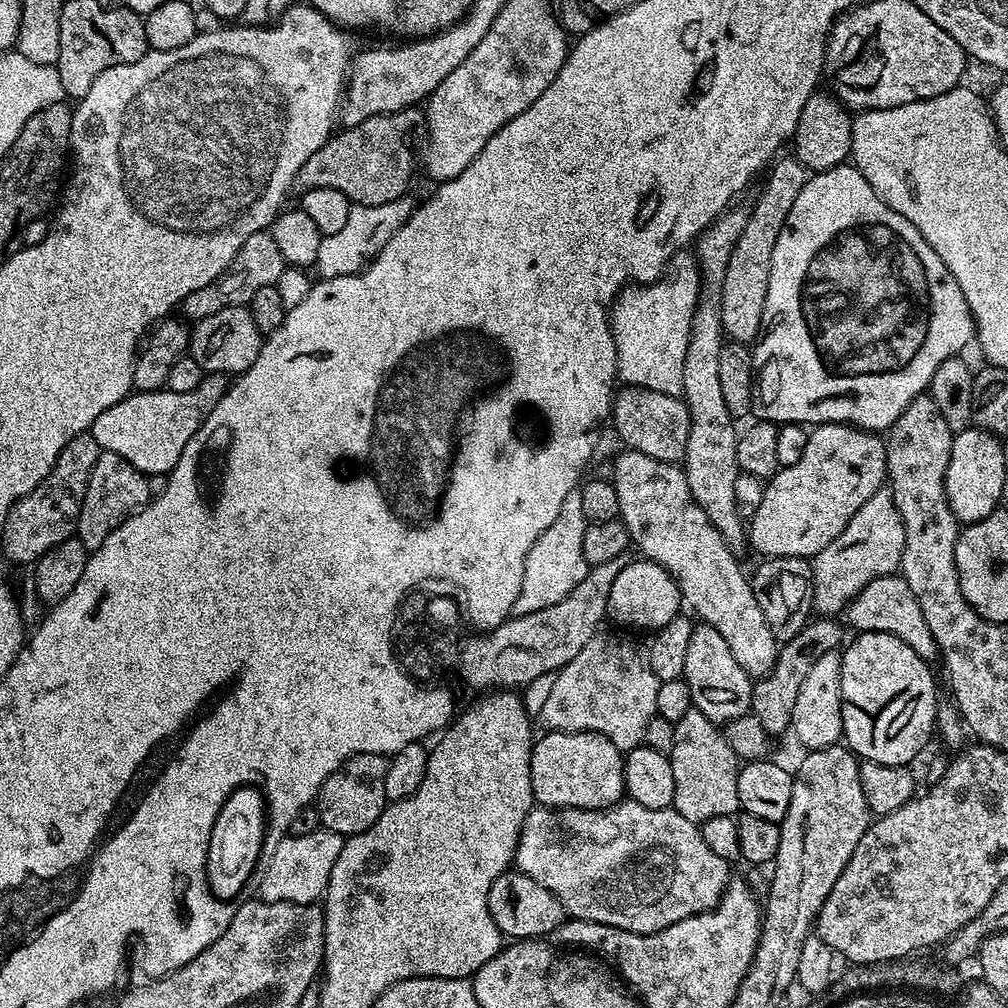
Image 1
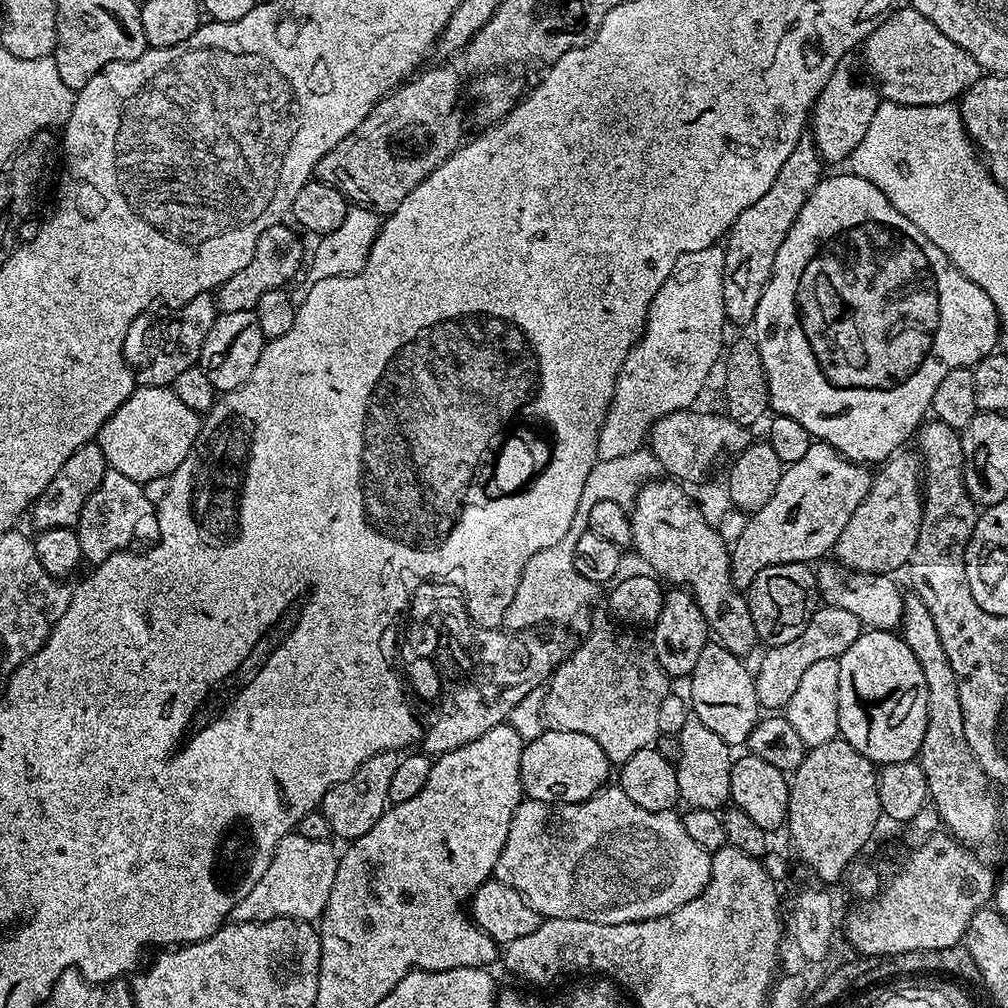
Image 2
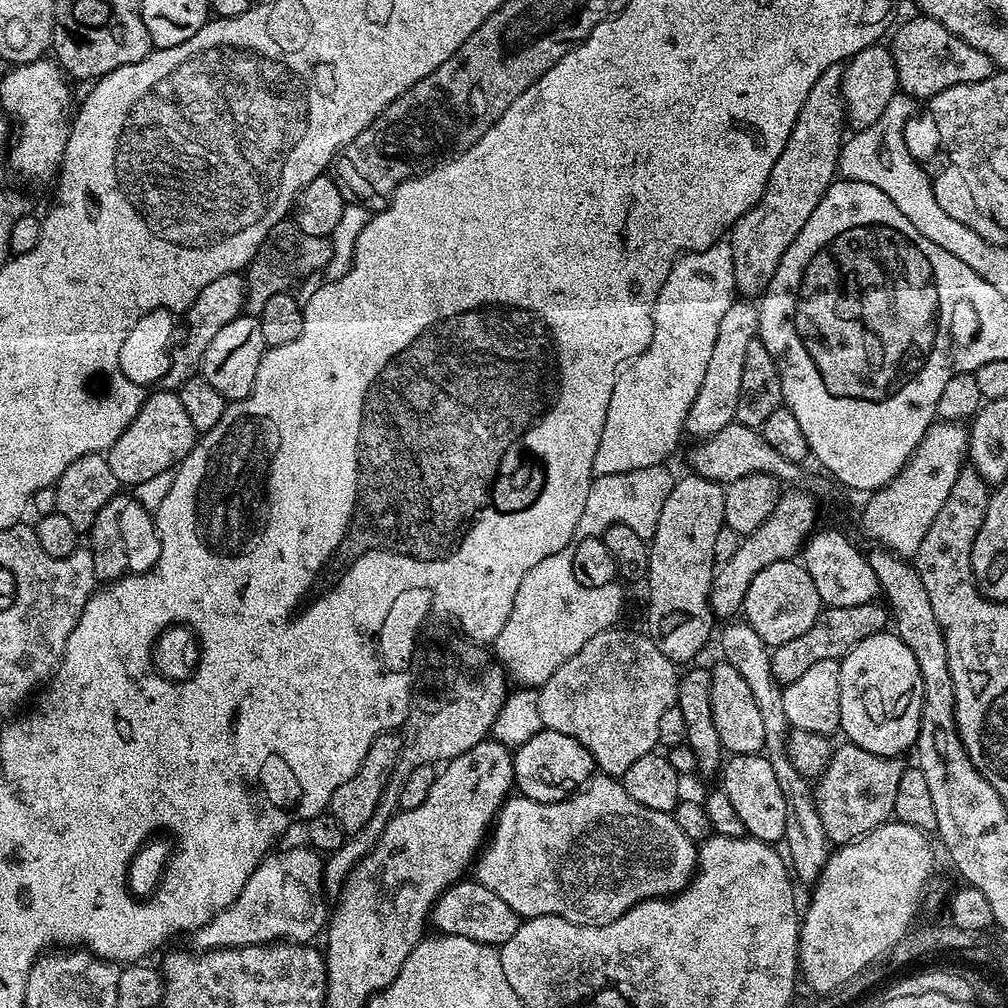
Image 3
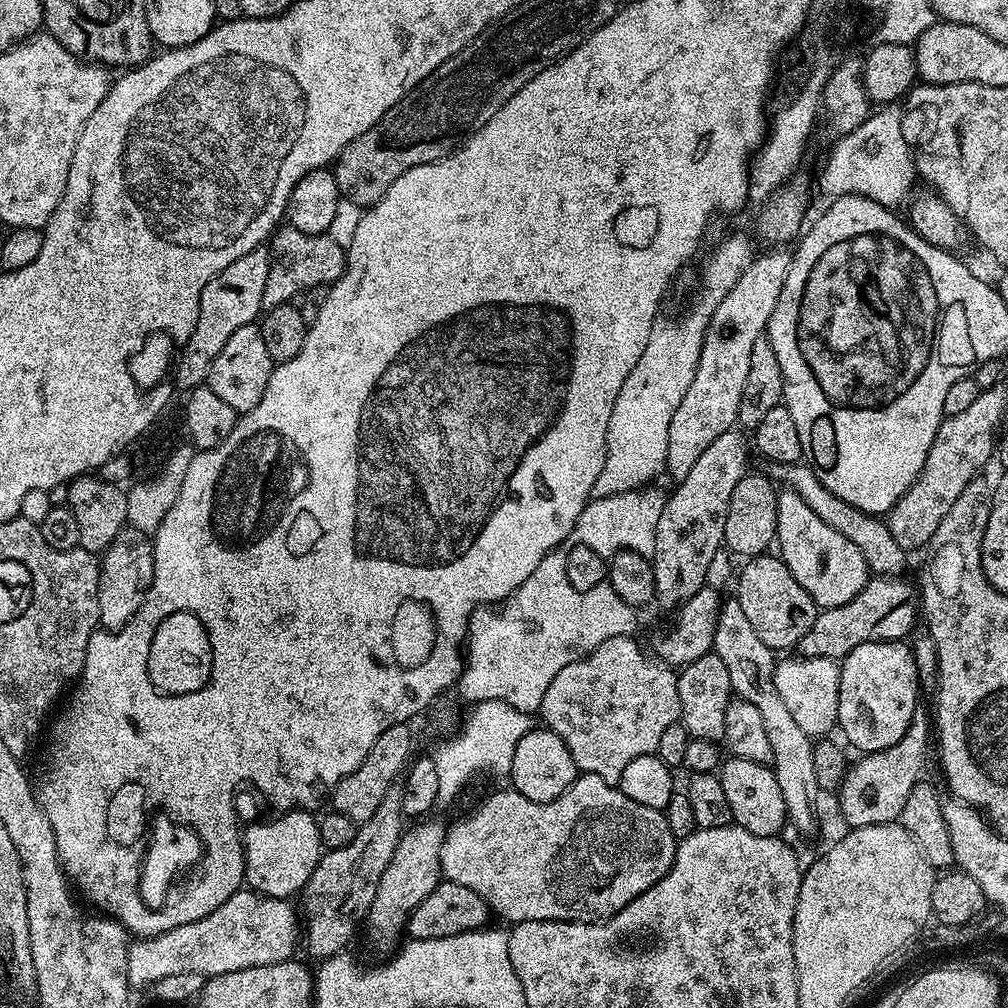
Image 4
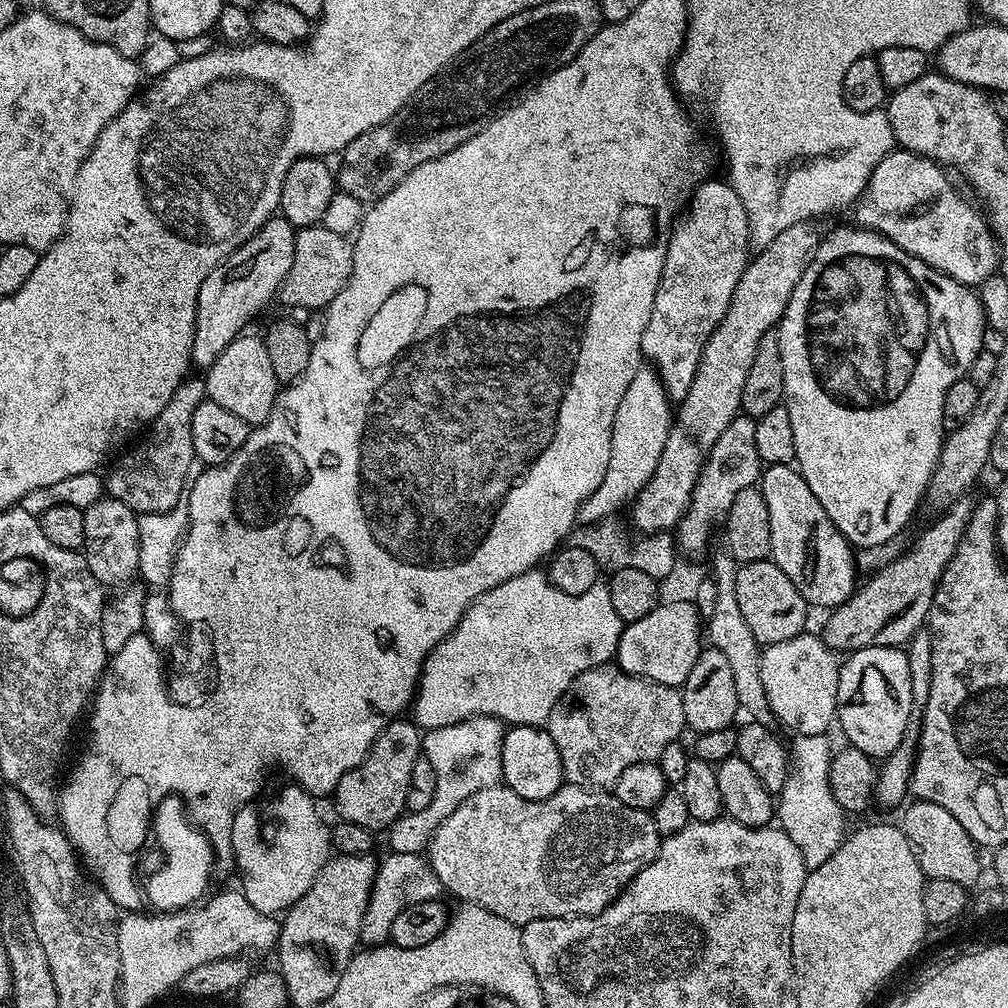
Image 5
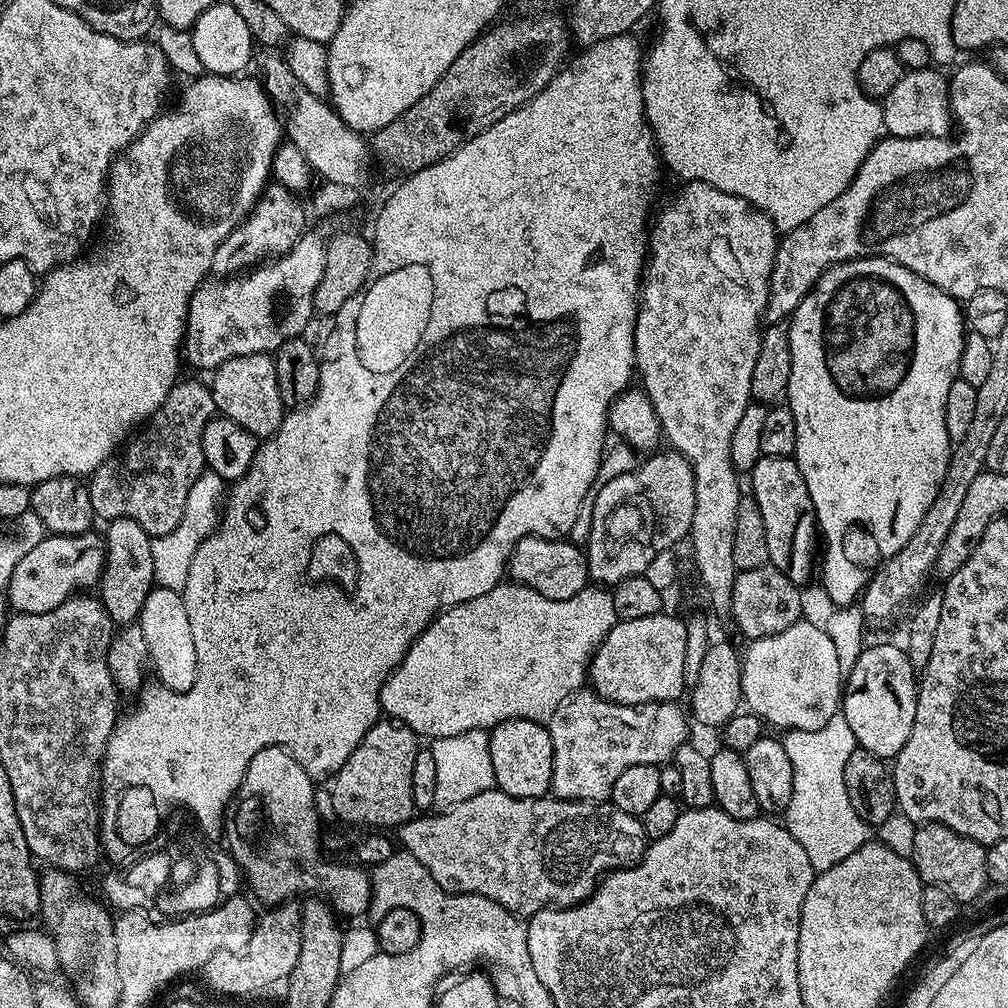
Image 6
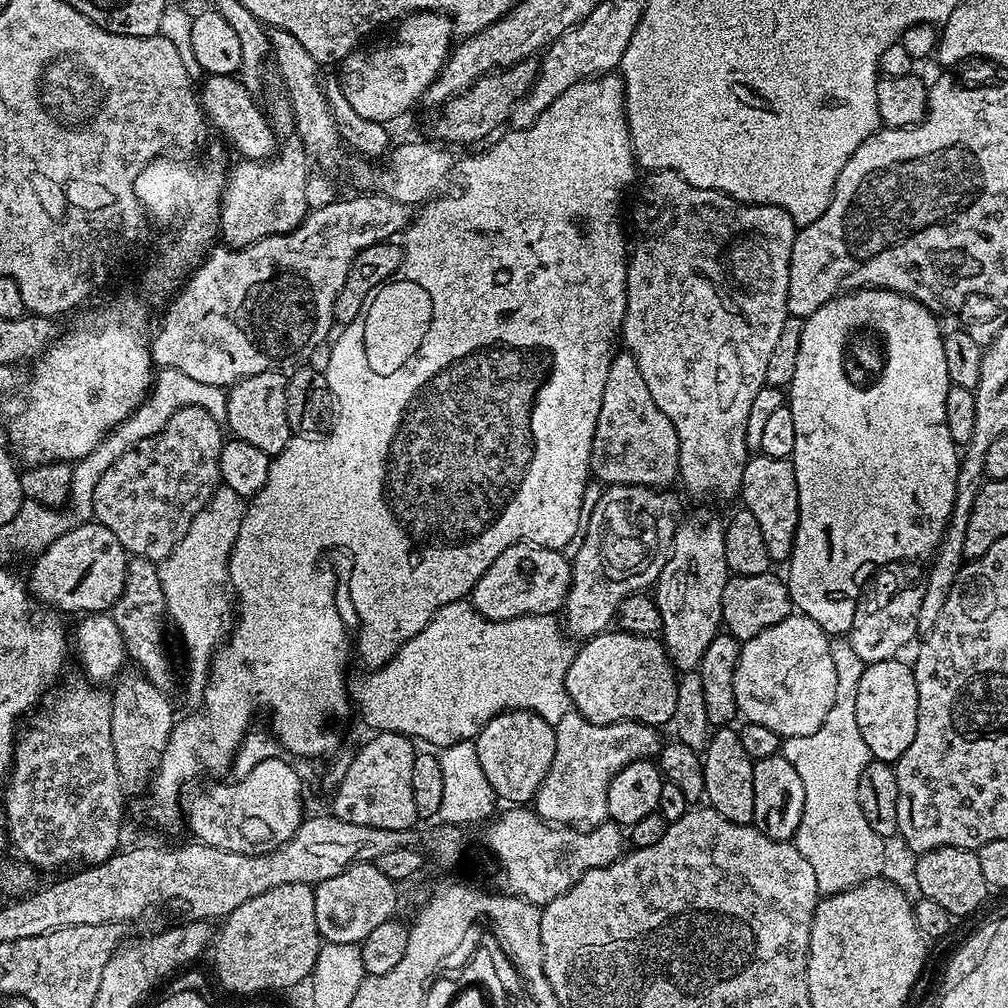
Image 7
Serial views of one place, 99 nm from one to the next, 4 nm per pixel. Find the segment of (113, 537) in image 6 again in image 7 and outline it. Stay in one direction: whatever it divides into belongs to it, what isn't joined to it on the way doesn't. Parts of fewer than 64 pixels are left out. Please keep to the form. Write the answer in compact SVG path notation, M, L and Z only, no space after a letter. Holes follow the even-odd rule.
M132 556L128 562L128 573L122 594L118 602L110 609L114 626L122 634L129 657L136 659L139 671L160 692L171 693L172 660L168 657L168 648L163 644L164 620L166 624L166 609L162 582L158 578L158 567L153 561L144 560L141 556Z

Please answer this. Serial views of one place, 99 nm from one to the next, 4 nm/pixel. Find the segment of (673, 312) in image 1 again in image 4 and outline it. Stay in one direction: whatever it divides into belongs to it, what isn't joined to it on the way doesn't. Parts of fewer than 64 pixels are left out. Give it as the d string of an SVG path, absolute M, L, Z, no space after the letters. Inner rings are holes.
M730 237L713 254L712 260L705 262L700 272L704 285L697 290L696 301L689 306L688 313L677 320L657 319L650 330L646 350L642 350L642 358L638 358L634 370L630 370L630 378L622 382L622 390L618 390L618 398L610 414L610 426L606 430L606 462L602 474L598 474L598 482L594 482L591 499L642 489L651 485L659 472L665 471L670 421L674 418L674 410L678 410L678 402L682 402L686 390L690 390L690 382L694 382L710 318L714 310L718 310L718 302L734 290L734 282L738 282L753 258L750 237Z

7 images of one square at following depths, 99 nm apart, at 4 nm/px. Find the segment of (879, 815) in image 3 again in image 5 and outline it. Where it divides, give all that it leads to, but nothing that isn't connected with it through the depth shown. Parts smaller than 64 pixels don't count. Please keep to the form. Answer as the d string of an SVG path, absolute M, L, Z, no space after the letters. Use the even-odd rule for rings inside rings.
M921 630L912 635L906 645L908 665L910 666L910 694L912 695L912 709L910 718L906 722L907 734L902 742L888 756L883 757L876 774L875 803L884 808L892 808L895 804L905 803L912 783L912 765L916 762L916 745L920 739L920 727L924 717L926 698L930 698L930 678L932 677L932 634L927 630Z

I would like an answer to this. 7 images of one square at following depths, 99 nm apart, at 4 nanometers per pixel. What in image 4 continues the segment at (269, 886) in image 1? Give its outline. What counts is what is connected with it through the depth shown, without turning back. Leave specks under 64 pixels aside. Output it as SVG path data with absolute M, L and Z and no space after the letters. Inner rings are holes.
M241 890L239 892L235 892L233 894L233 896L231 896L230 898L226 898L226 902L222 902L222 906L218 906L218 910L214 910L214 914L206 914L206 918L198 918L198 922L186 922L186 926L174 926L174 930L166 930L165 932L163 932L162 934L158 934L157 936L145 936L143 938L133 939L131 941L131 943L129 943L129 946L128 946L128 982L129 982L129 985L131 985L131 987L133 989L136 989L136 988L147 989L149 986L151 986L151 984L153 984L154 982L158 982L162 978L170 978L170 974L202 974L205 978L207 978L209 976L221 976L222 974L230 974L234 970L242 970L243 968L253 968L254 966L266 966L267 964L277 964L278 962L282 962L283 960L289 959L289 957L291 957L293 955L293 953L295 953L292 951L295 950L296 940L297 940L297 944L298 944L298 937L301 935L301 932L302 932L302 924L301 924L301 921L298 919L297 909L296 909L296 912L294 909L292 909L292 903L293 903L293 901L291 899L280 899L278 897L263 896L253 890Z

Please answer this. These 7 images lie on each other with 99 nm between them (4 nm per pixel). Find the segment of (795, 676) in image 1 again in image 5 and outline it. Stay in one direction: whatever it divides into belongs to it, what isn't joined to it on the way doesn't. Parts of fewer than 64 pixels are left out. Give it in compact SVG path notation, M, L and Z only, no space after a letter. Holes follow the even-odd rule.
M961 498L952 503L947 509L913 544L909 552L889 562L885 568L880 568L868 581L861 583L853 592L852 597L842 602L838 607L827 613L828 621L824 624L822 639L827 648L837 654L851 654L863 648L899 648L907 645L912 635L925 627L928 611L934 602L934 594L950 558L958 550L958 546L964 537L966 526L970 522L970 514L974 507L973 501Z

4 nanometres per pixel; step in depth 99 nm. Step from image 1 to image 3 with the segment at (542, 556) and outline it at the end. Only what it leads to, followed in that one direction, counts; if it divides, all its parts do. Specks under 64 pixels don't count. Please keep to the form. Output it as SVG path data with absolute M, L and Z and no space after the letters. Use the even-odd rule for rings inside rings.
M571 547L558 550L558 554L550 554L550 558L542 558L526 578L522 578L522 586L518 586L518 594L514 594L514 610L510 610L510 618L506 618L506 626L502 626L502 634L494 642L495 659L504 667L505 673L517 680L517 685L524 688L539 690L543 684L594 634L602 630L613 627L620 616L620 611L624 608L624 592L619 588L619 583L613 582L601 588L587 588L574 578L572 569L572 550Z

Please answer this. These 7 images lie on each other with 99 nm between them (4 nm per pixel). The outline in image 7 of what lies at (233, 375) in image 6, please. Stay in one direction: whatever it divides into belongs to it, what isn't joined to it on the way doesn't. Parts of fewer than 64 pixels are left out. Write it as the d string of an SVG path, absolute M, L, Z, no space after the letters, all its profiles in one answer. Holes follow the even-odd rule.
M280 370L243 377L237 384L231 385L227 389L227 431L237 440L250 442L250 446L262 450L268 457L277 456L294 435L286 418L287 385L285 373Z

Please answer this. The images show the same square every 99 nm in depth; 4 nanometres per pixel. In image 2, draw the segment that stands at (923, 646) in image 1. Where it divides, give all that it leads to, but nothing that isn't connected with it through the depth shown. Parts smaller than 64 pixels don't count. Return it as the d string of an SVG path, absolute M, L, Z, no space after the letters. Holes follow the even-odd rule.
M821 563L815 569L816 586L820 589L820 598L824 604L830 606L838 606L838 610L846 610L850 614L854 614L854 618L858 618L861 625L865 629L875 630L877 632L891 632L899 629L900 619L904 613L904 598L905 593L900 592L900 588L895 584L893 577L888 574L881 574L879 572L853 572L850 568L843 566L835 566L831 568L830 565Z

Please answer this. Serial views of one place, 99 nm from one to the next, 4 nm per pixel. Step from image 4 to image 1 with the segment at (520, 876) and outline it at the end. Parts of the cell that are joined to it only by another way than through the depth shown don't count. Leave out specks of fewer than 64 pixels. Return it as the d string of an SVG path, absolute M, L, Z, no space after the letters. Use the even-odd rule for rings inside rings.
M624 798L610 808L550 808L534 806L522 822L515 867L562 902L573 920L589 920L634 934L654 934L682 918L709 912L730 879L729 861L718 858L700 833L700 825L682 818L675 808L650 810Z

